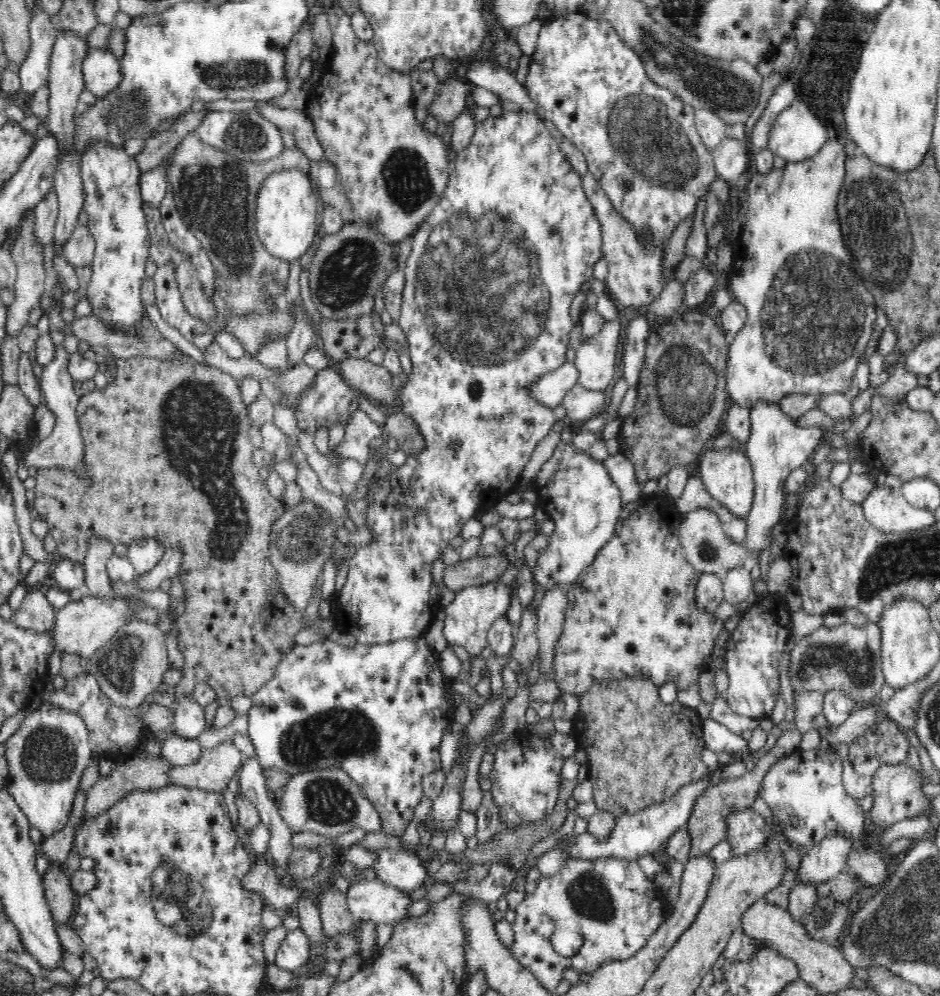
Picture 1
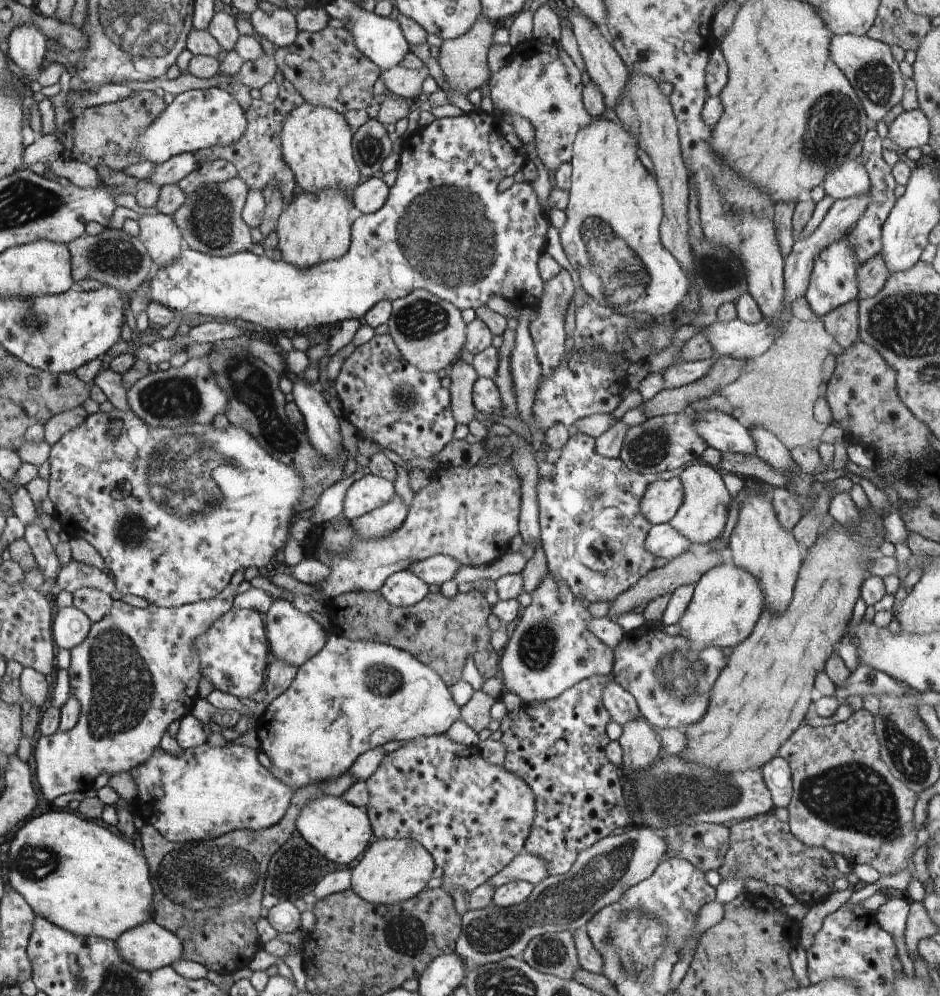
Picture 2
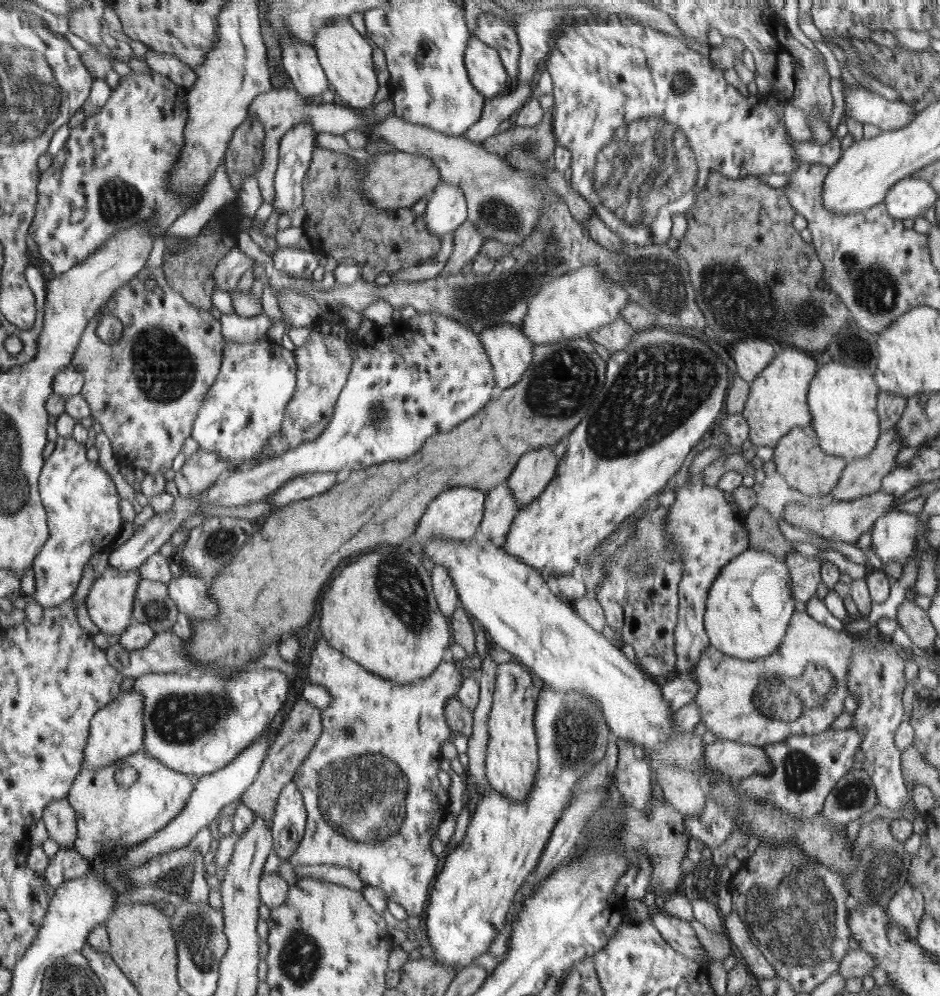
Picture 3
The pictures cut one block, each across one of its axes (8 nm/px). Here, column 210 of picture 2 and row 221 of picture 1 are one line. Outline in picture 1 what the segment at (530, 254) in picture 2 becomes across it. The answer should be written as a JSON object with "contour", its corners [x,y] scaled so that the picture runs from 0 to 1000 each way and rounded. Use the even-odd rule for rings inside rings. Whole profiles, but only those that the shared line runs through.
{"contour":[[[316,170],[287,174],[276,189],[271,202],[271,228],[283,252],[297,261],[310,264],[328,253],[336,235],[339,196],[332,189],[329,176]]]}

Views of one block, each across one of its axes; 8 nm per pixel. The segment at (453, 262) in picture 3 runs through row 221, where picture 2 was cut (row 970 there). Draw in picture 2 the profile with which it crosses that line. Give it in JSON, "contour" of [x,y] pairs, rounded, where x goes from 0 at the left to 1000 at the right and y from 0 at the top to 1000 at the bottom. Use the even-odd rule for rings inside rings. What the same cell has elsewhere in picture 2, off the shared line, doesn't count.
{"contour":[[[678,826],[669,829],[663,837],[647,838],[647,841],[633,845],[628,852],[620,853],[609,871],[600,879],[584,879],[577,886],[568,889],[566,898],[553,908],[540,912],[530,912],[524,908],[515,914],[496,915],[493,922],[493,938],[484,946],[484,957],[496,967],[496,976],[504,974],[505,970],[521,968],[555,958],[566,942],[579,937],[590,937],[621,933],[624,926],[644,910],[657,906],[664,895],[687,884],[700,871],[709,860],[711,847],[701,834],[682,830]]]}

